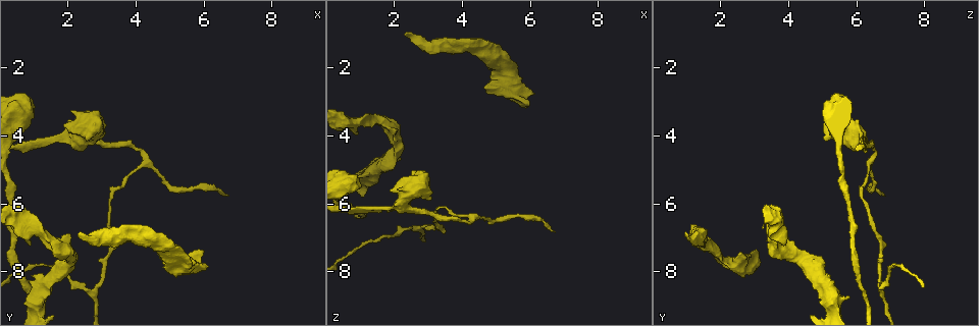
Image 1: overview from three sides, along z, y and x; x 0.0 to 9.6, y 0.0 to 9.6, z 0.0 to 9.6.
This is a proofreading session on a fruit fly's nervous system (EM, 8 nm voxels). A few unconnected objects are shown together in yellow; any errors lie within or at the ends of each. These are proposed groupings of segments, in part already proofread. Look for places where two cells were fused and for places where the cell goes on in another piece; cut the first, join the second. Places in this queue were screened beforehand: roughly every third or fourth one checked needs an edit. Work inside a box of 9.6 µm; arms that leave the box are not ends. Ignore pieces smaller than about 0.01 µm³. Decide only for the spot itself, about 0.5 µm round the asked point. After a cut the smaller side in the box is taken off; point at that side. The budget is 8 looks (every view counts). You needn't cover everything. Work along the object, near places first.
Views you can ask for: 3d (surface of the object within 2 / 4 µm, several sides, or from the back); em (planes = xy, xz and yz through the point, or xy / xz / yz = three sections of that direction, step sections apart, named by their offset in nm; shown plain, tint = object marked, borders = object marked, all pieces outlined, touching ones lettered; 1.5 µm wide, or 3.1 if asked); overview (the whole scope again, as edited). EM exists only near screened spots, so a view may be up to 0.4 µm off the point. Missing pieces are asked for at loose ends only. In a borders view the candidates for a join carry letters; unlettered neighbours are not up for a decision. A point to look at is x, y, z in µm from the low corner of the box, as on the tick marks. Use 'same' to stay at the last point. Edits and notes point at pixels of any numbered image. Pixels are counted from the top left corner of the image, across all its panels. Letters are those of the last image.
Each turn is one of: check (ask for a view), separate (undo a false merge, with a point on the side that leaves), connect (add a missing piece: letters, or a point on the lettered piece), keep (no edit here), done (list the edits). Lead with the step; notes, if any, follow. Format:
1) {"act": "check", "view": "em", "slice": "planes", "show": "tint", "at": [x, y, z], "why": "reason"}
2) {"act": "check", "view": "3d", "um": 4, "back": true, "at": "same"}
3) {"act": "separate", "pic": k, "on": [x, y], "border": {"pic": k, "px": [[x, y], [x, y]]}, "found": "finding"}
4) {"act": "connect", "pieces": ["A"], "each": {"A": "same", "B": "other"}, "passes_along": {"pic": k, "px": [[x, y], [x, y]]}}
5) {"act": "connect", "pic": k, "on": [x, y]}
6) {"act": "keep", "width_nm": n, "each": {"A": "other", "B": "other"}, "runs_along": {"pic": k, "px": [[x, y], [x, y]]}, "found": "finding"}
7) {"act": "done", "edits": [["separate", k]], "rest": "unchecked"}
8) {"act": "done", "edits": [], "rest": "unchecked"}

{"act": "check", "view": "em", "slice": "planes", "show": "borders", "at": [6.00, 7.40, 3.05], "why": "an open end"}

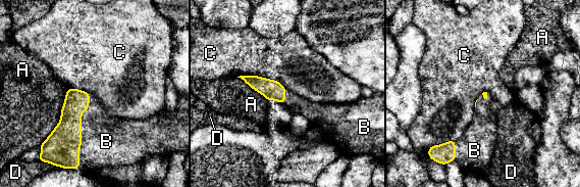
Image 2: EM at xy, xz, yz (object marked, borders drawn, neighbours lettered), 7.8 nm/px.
{"act": "connect", "pieces": ["B"], "each": {"A": "other", "B": "same", "C": "other", "D": "other"}, "found": "the cell continues"}

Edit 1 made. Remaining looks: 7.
{"act": "check", "view": "overview"}

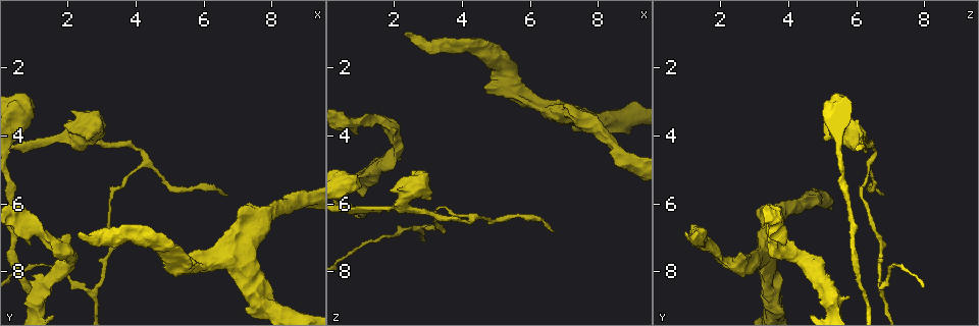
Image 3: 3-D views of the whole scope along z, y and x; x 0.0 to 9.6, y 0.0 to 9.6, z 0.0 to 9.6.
{"act": "check", "view": "3d", "um": 2, "at": [2.75, 8.50, 6.70], "why": "a fork"}

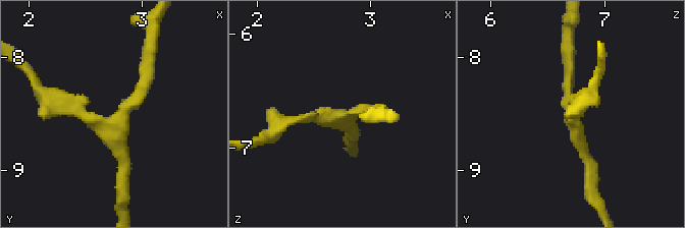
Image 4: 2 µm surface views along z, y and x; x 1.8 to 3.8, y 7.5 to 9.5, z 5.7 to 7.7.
{"act": "check", "view": "em", "slice": "planes", "show": "borders", "at": [2.74, 8.58, 6.70], "arms": 3}

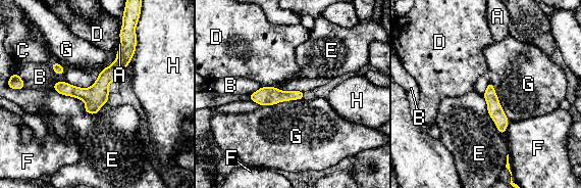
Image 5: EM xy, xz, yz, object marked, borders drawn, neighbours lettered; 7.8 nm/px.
{"act": "keep", "width_nm": 120, "each": {"A": "other", "B": "other", "C": "other", "D": "other", "E": "other", "F": "other", "G": "other", "H": "other"}, "border": {"pic": 5, "px": [[54, 90], [90, 113], [107, 103]]}, "found": "continuous, no second cell"}

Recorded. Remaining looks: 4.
{"act": "check", "view": "3d", "um": 4, "at": [1.00, 8.90, 5.30], "why": "three arms meet"}

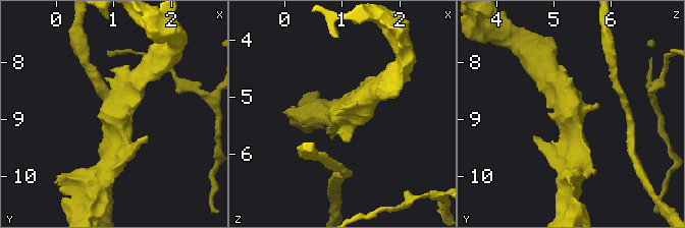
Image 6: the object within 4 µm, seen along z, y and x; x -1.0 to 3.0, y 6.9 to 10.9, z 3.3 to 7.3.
{"act": "check", "view": "em", "slice": "xy", "step": 4, "show": "plain", "at": [1.00, 8.90, 5.25], "why": "shape alone is not enough"}

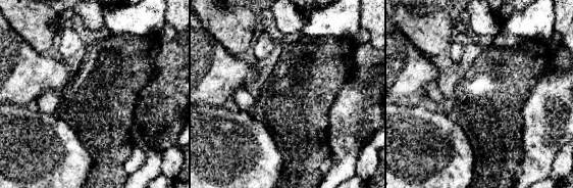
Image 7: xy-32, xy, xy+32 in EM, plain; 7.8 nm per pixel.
{"act": "check", "view": "em", "slice": "xy", "step": 4, "show": "borders", "at": "same"}

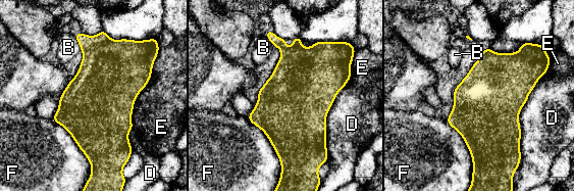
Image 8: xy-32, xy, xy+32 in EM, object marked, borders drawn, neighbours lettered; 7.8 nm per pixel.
{"act": "keep", "width_nm": 550, "longest_contact_nm": ["D", 750], "each": {"B": "other", "D": "other", "E": "other", "F": "other"}, "found": "one cell here"}

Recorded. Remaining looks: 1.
{"act": "done", "edits": [["connect", 2]], "rest": "unchecked"}

